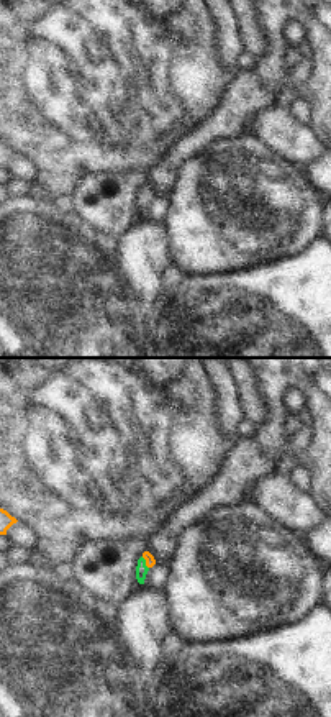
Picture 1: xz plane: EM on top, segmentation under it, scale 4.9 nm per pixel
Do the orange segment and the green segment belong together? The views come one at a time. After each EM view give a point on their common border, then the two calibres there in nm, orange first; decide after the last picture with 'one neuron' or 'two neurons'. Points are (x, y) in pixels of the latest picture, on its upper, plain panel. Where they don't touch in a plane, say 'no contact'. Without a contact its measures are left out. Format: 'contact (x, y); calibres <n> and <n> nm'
contact (146, 196); calibres 50 and 60 nm

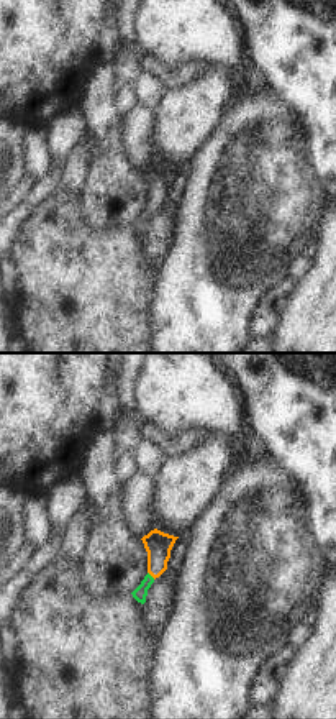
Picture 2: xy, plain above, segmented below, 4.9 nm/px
contact (151, 207); calibres 130 and 70 nm

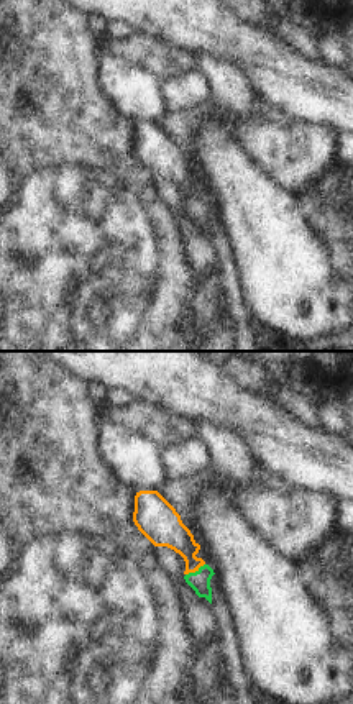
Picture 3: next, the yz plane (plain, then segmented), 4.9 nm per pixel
contact (194, 204); calibres 170 and 100 nm

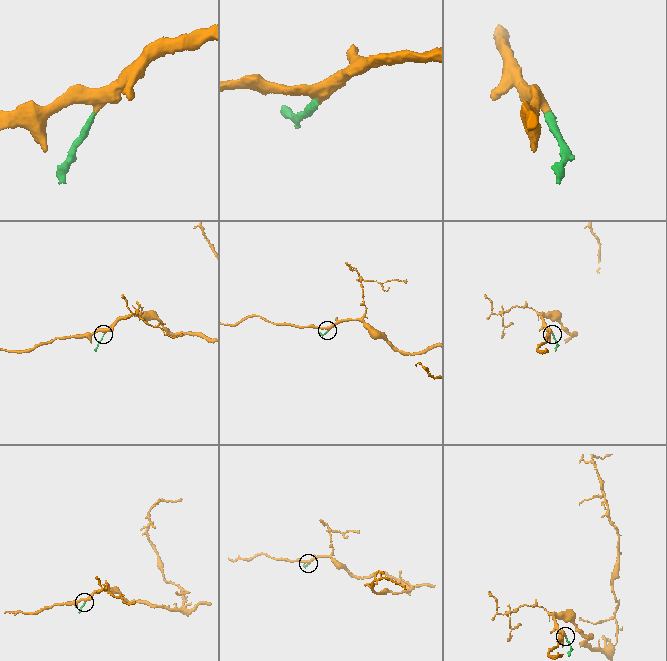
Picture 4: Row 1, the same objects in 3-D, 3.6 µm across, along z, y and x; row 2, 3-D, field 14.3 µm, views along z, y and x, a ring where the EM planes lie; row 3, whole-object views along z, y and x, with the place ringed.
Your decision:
one neuron

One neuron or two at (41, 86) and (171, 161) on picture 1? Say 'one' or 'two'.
two

